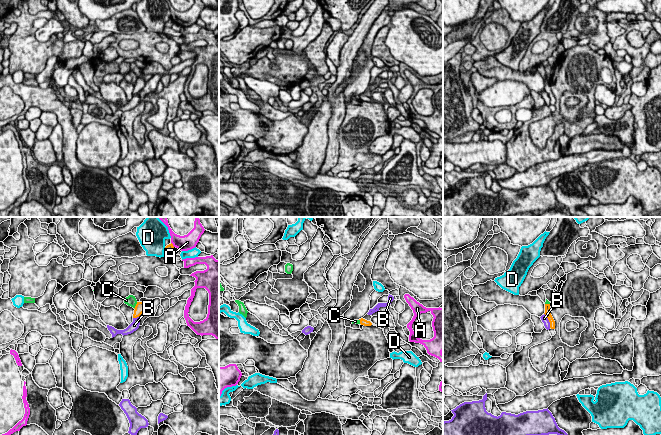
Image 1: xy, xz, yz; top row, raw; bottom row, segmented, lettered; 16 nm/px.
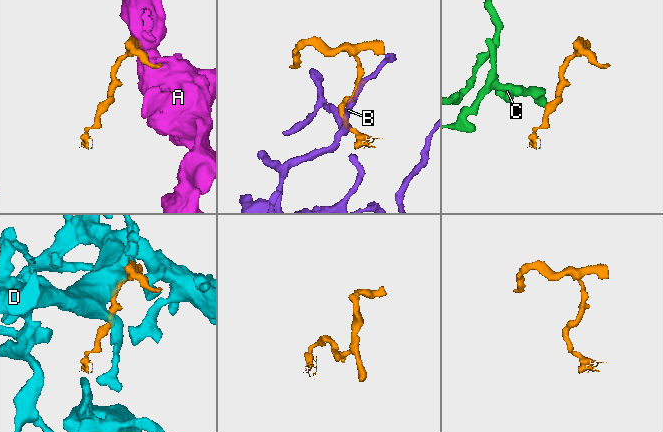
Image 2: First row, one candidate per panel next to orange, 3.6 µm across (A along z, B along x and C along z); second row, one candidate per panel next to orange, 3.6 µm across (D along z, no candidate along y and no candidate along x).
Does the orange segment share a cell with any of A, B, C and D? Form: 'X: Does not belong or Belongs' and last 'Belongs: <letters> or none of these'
A: Does not belong
B: Does not belong
C: Does not belong
D: Does not belong
Belongs: none of these

